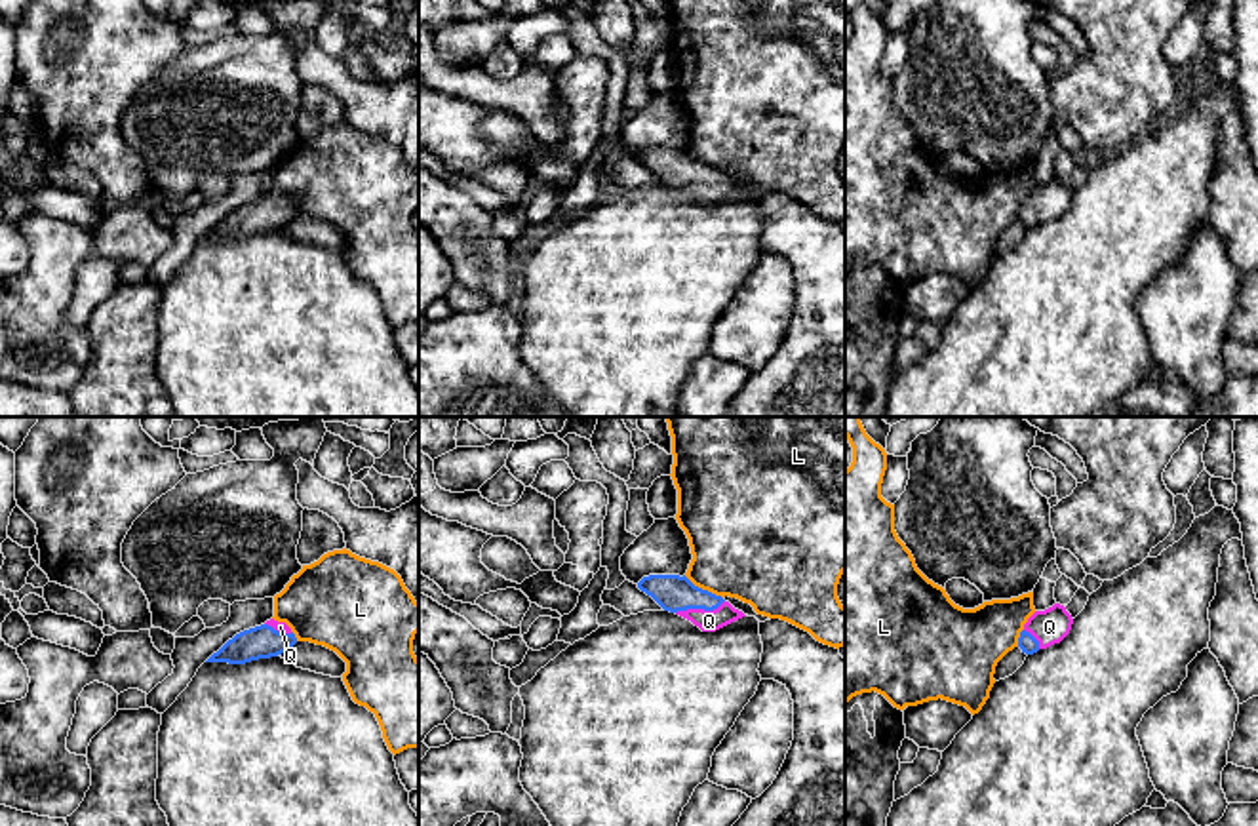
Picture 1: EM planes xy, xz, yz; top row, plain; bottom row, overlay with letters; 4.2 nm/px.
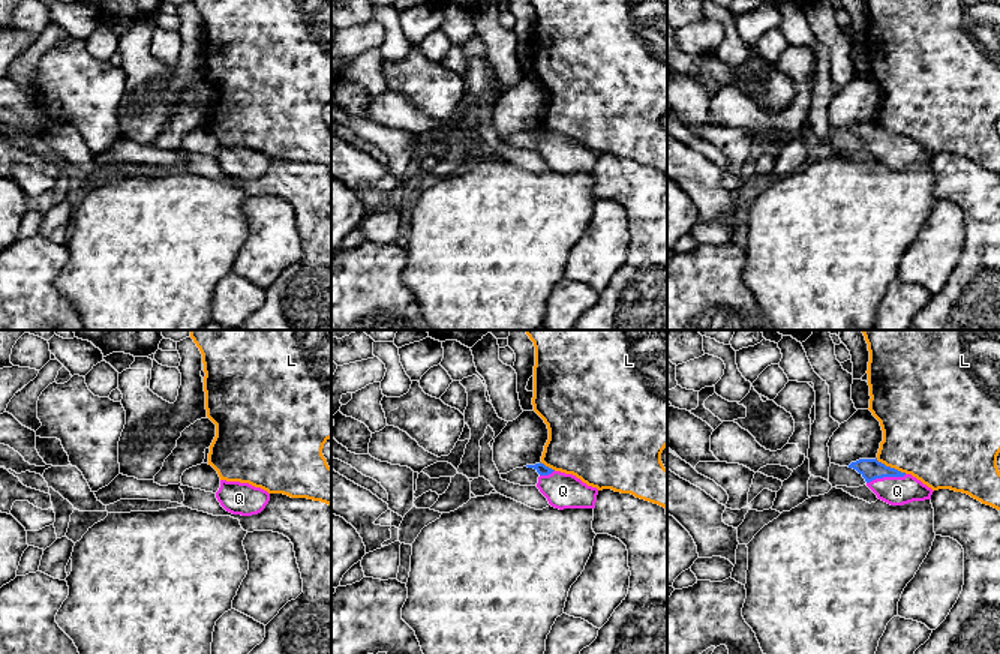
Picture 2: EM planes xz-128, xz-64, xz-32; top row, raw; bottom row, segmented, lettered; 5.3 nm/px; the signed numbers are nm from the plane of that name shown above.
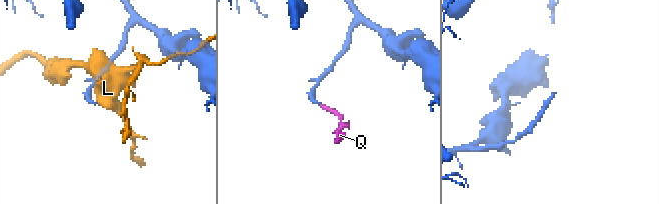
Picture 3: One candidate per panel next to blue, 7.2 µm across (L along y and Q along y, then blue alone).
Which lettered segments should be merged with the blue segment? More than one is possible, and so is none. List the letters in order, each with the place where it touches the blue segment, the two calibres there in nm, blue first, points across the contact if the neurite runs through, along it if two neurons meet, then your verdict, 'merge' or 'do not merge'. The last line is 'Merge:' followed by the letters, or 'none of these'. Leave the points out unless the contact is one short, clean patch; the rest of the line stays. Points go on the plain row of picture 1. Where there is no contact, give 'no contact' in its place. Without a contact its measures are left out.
L: meets blue in xz at (701, 162); 160 nm thick on the blue side, 440 nm on the other; do not merge
Q: meets blue in xz at (699, 181); 160 nm thick on the blue side, 100 nm on the other; runs through xz (672, 166), (699, 181), (708, 195); merge
Merge: Q

